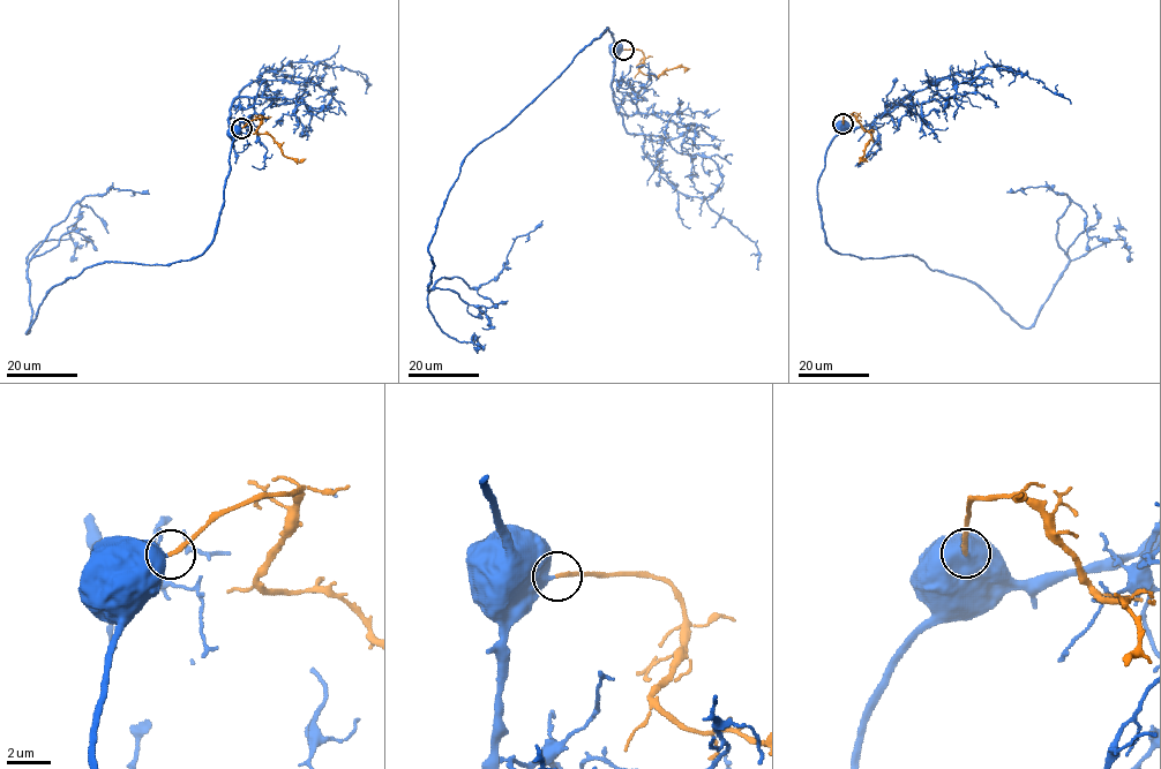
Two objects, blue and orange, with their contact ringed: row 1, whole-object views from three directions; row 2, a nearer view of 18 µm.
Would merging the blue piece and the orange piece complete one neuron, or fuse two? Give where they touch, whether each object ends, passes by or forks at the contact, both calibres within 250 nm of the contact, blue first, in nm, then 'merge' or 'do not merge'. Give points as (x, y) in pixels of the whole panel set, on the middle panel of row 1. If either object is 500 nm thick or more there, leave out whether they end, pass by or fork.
place (623, 50); calibres 600 and 190 nm; merge

